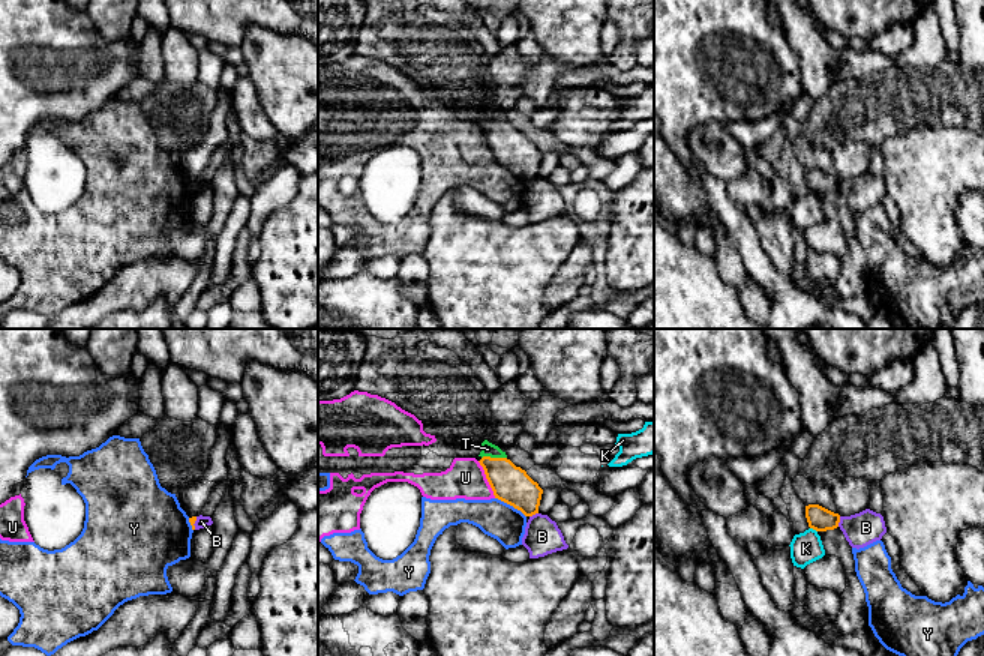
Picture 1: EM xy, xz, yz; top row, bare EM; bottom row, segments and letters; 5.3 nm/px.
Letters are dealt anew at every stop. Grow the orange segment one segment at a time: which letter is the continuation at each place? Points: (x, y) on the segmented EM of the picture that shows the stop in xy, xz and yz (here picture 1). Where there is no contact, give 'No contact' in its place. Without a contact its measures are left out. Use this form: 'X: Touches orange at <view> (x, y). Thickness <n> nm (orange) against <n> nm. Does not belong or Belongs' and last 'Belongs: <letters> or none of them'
B: Touches orange at yz (839, 521). Thickness 130 nm (orange) against 180 nm. Does not belong
K: Touches orange at yz (813, 529). Thickness 130 nm (orange) against 160 nm. Does not belong
T: Touches orange at xz (494, 458). Thickness 200 nm (orange) against 80 nm. Belongs
U: Touches orange at xz (486, 478). Thickness 200 nm (orange) against 200 nm. Does not belong
Y: Touches orange at xz (510, 505). Thickness 200 nm (orange) against 200 nm. Does not belong
Belongs: T

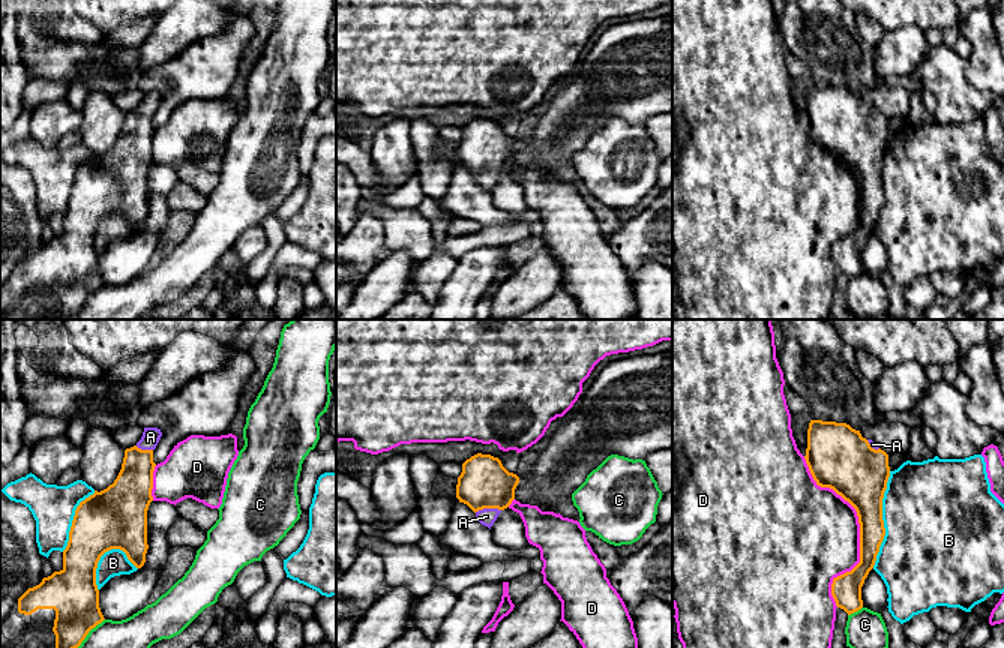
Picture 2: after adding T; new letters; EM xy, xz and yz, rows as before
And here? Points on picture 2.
A: Touches orange at xz (486, 507). Thickness 280 nm (orange) against 90 nm. Belongs
B: Touches orange at yz (881, 519). Thickness 280 nm (orange) against 480 nm. Does not belong
C: Touches orange at yz (854, 611). Thickness 160 nm (orange) against 200 nm. Does not belong
D: Touches orange at yz (860, 530). Thickness 240 nm (orange) against 500 nm. Does not belong
Belongs: A

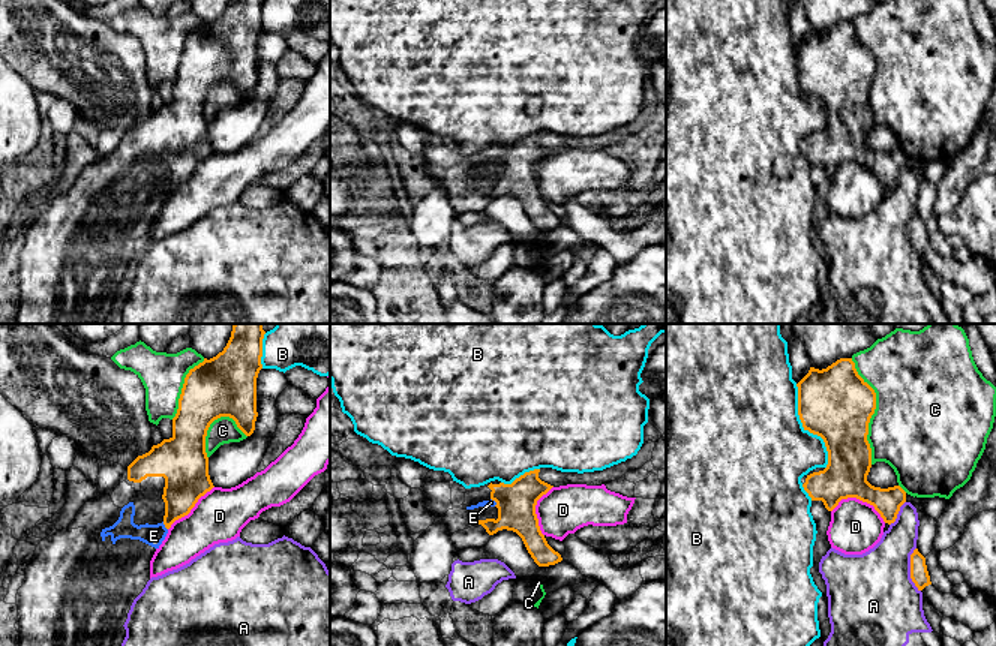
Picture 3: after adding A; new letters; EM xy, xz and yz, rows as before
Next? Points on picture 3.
A: Touches orange at yz (911, 570). Thickness 100 nm (orange) against 460 nm. Does not belong
B: Touches orange at yz (806, 429). Thickness 380 nm (orange) against 480 nm. Does not belong
C: Touches orange at yz (873, 411). Thickness 380 nm (orange) against 500 nm. Does not belong
D: Touches orange at yz (860, 499). Thickness 240 nm (orange) against 280 nm. Does not belong
E: Touches orange at xz (495, 501). Thickness 220 nm (orange) against 40 nm. Belongs
Belongs: E

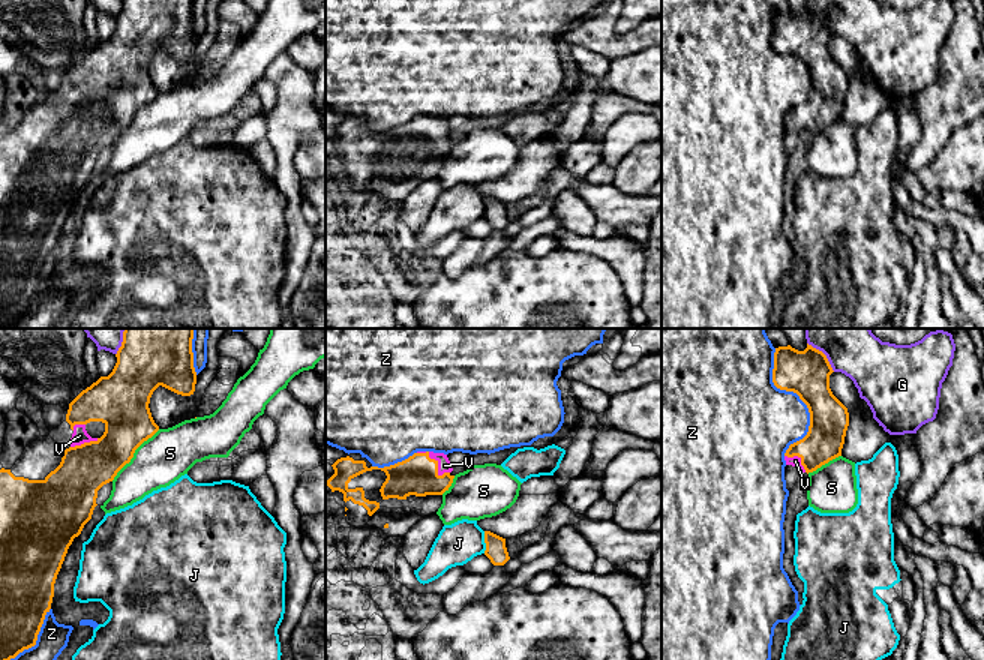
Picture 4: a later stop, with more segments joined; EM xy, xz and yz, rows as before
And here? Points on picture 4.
G: Touches orange at yz (824, 354). Thickness 240 nm (orange) against 320 nm. Does not belong
J: Touches orange at xz (485, 542). Thickness 110 nm (orange) against 220 nm. Does not belong
S: Touches orange at xy (134, 452). Thickness 280 nm (orange) against 280 nm. Does not belong
V: Touches orange at xz (437, 462). Thickness 220 nm (orange) against 70 nm. Belongs
Z: Touches orange at yz (800, 398). Thickness 240 nm (orange) against 400 nm. Does not belong
Belongs: V

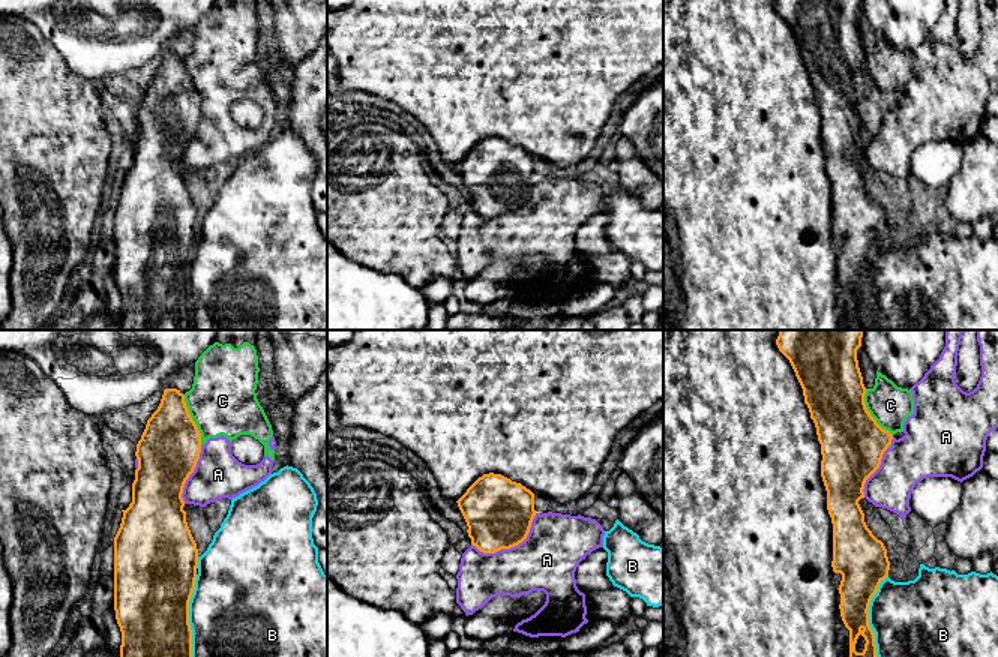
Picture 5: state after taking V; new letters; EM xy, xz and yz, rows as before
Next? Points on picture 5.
A: Touches orange at xz (509, 548). Thickness 360 nm (orange) against 320 nm. Does not belong
B: Touches orange at yz (868, 615). Thickness 240 nm (orange) against 400 nm. Does not belong
C: Touches orange at xy (192, 420). Thickness 320 nm (orange) against 360 nm. Does not belong
Belongs: none of them

